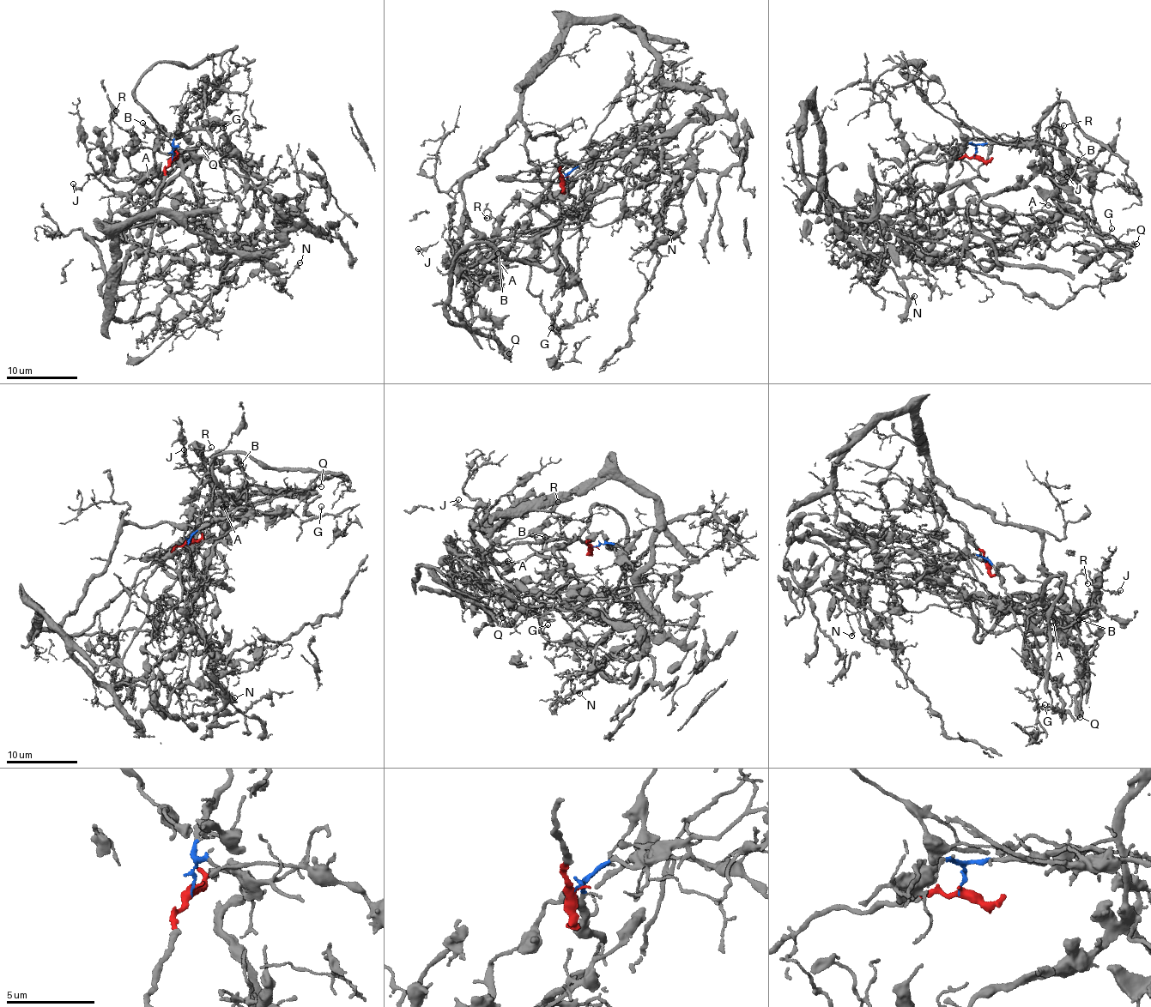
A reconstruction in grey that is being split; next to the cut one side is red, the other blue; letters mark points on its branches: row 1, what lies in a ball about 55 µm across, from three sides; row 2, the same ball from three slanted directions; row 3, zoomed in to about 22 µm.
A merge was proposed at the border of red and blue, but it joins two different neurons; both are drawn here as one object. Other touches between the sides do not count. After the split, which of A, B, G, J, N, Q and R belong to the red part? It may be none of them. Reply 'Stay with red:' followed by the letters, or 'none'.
Stay with red: J, N

